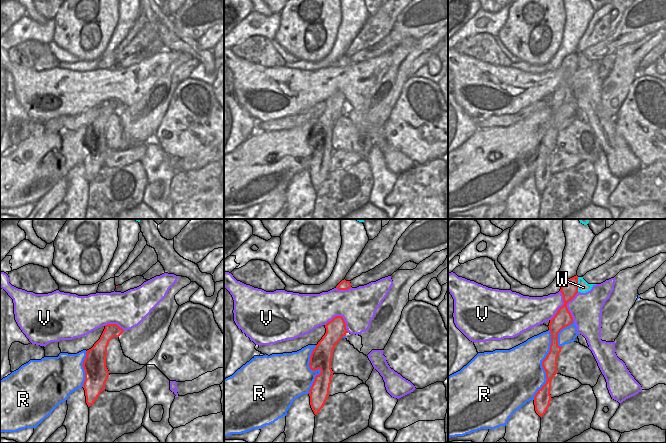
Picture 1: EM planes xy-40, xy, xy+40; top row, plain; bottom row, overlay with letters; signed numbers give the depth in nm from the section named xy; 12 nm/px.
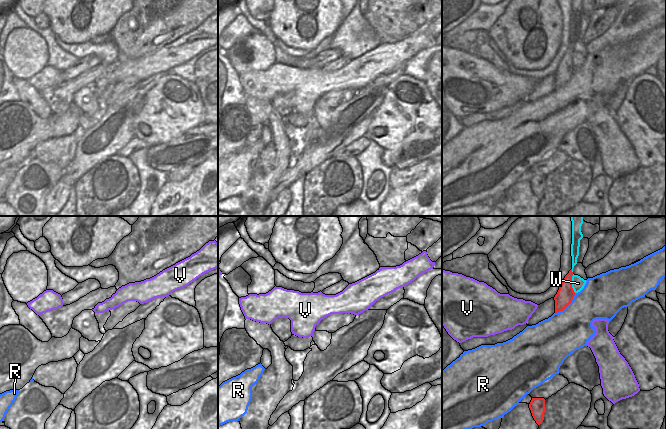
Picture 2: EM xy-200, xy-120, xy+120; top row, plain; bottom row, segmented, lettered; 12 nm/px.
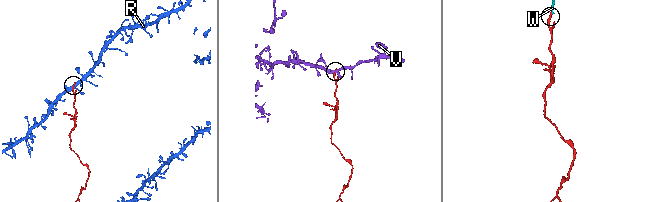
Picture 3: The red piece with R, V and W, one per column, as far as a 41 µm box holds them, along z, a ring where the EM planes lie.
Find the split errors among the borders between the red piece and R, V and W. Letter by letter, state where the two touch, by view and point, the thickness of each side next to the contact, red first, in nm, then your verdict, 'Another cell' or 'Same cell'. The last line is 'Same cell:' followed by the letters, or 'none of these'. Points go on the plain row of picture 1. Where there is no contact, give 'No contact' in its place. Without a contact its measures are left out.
R: Touches red at xy+40 (542, 141). Thickness 180 nm (red) against 480 nm. Another cell
V: Touches red at xy (341, 92). Thickness 240 nm (red) against 440 nm. Another cell
W: Touches red at xy+40 (577, 60). Thickness 200 nm (red) against 140 nm. Same cell
Same cell: W.

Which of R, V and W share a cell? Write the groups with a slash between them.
R / V / W

